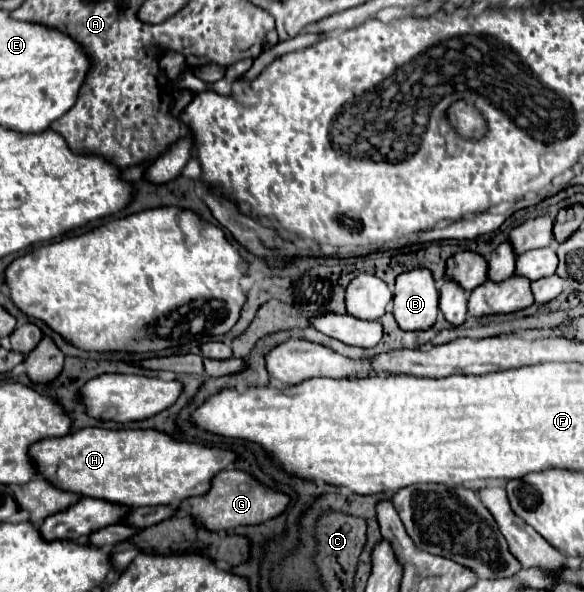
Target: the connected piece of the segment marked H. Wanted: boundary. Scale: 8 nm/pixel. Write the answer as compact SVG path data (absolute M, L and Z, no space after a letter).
M80 429L58 439L42 439L30 447L30 457L38 467L38 477L50 481L54 487L80 497L94 497L128 509L146 505L178 505L188 497L204 495L210 489L212 477L234 463L236 453L230 449L210 449L198 443L174 441L172 437L152 429Z

